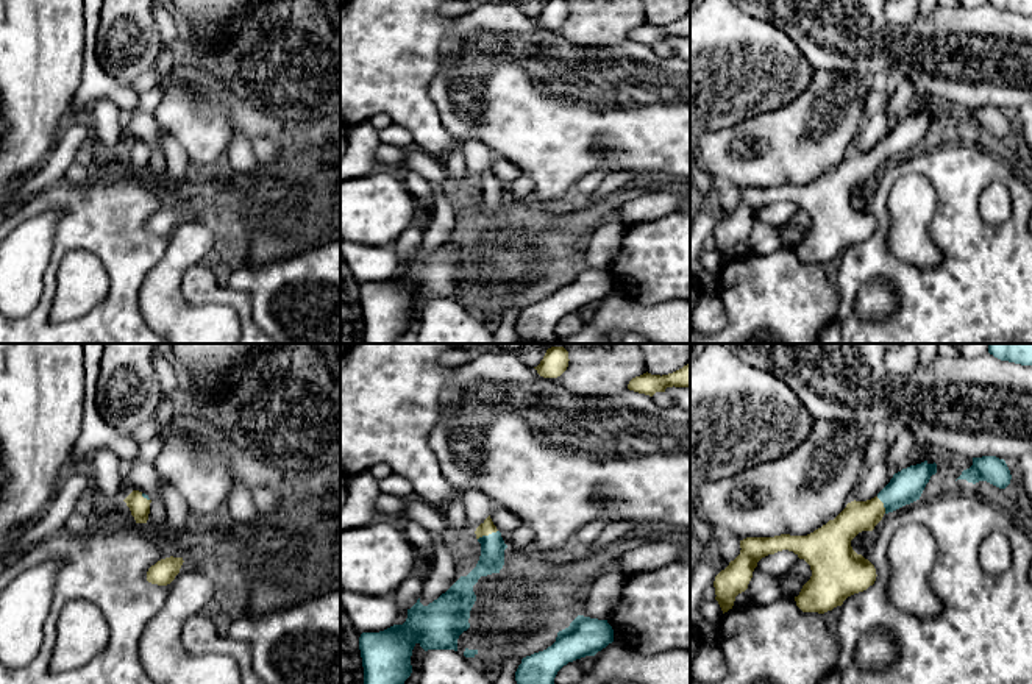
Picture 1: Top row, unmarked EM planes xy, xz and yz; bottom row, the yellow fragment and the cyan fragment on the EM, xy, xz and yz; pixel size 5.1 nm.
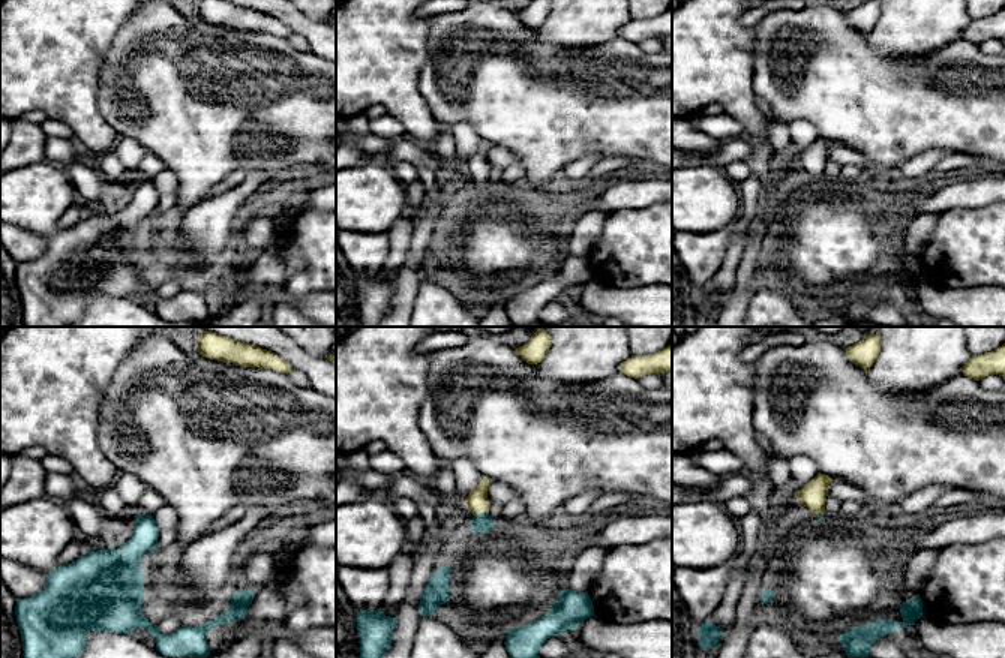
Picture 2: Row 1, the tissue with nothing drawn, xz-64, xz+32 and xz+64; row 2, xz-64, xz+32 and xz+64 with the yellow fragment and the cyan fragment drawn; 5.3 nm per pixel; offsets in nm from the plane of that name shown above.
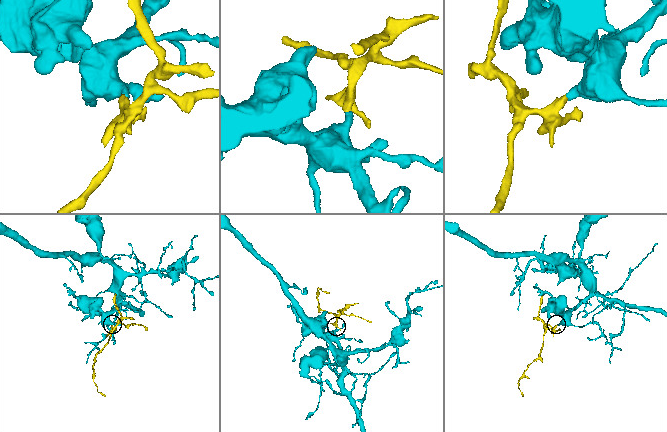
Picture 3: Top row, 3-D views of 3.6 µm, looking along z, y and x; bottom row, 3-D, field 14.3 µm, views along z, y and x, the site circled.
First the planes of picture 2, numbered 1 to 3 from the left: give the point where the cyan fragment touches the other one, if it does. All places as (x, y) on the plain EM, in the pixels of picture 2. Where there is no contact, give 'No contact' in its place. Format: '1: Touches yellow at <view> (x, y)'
1: No contact
2: Touches yellow at xz+32 (480, 177)
3: Touches yellow at xz+64 (819, 177)

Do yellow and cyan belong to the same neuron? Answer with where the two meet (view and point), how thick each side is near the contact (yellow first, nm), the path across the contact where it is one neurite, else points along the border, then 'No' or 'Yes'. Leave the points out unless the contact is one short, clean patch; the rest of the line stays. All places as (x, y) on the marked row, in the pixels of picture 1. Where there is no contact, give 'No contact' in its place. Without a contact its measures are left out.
Touches yellow at xz (487, 534). Thickness 70 nm (yellow) against 130 nm. Path across: xz (486, 528), (487, 534), (491, 561). Yes

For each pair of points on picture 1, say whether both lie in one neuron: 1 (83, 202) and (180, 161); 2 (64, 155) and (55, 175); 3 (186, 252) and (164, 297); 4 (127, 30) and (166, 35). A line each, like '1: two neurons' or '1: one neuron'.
1: two neurons
2: one neuron
3: one neuron
4: two neurons

